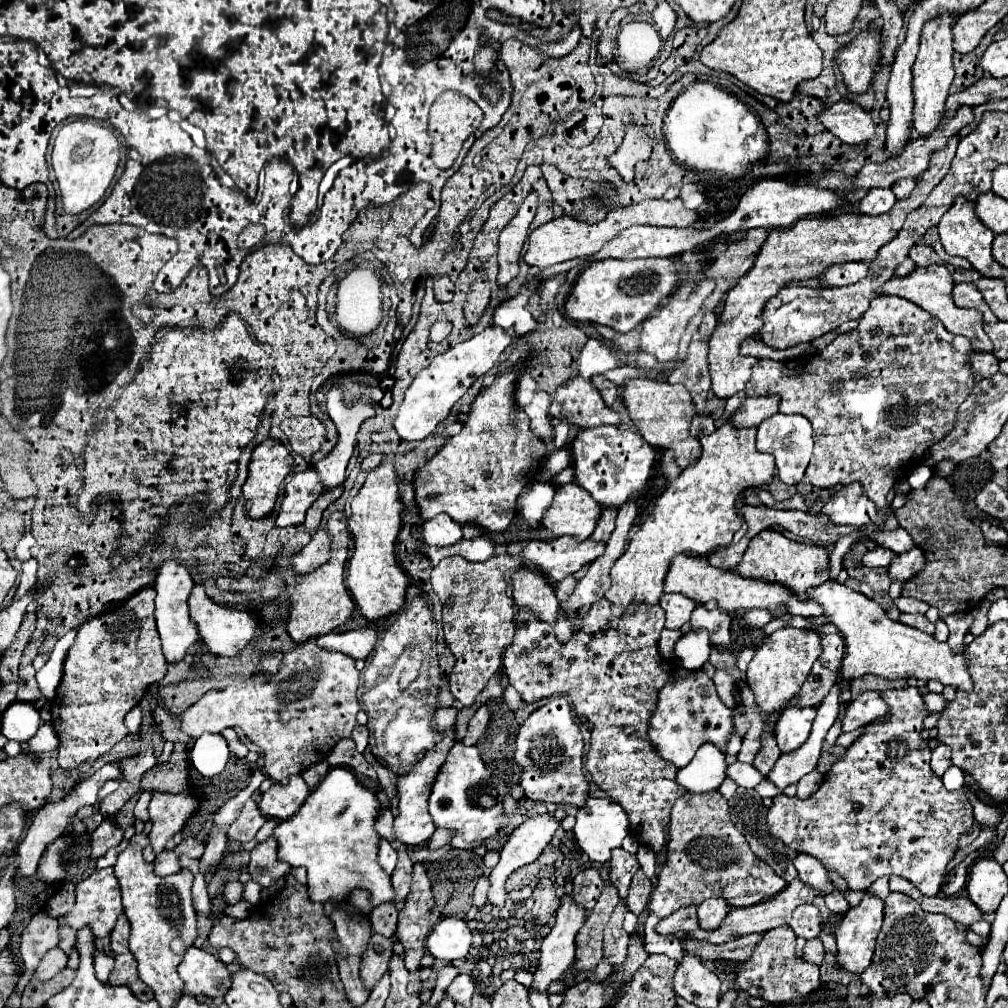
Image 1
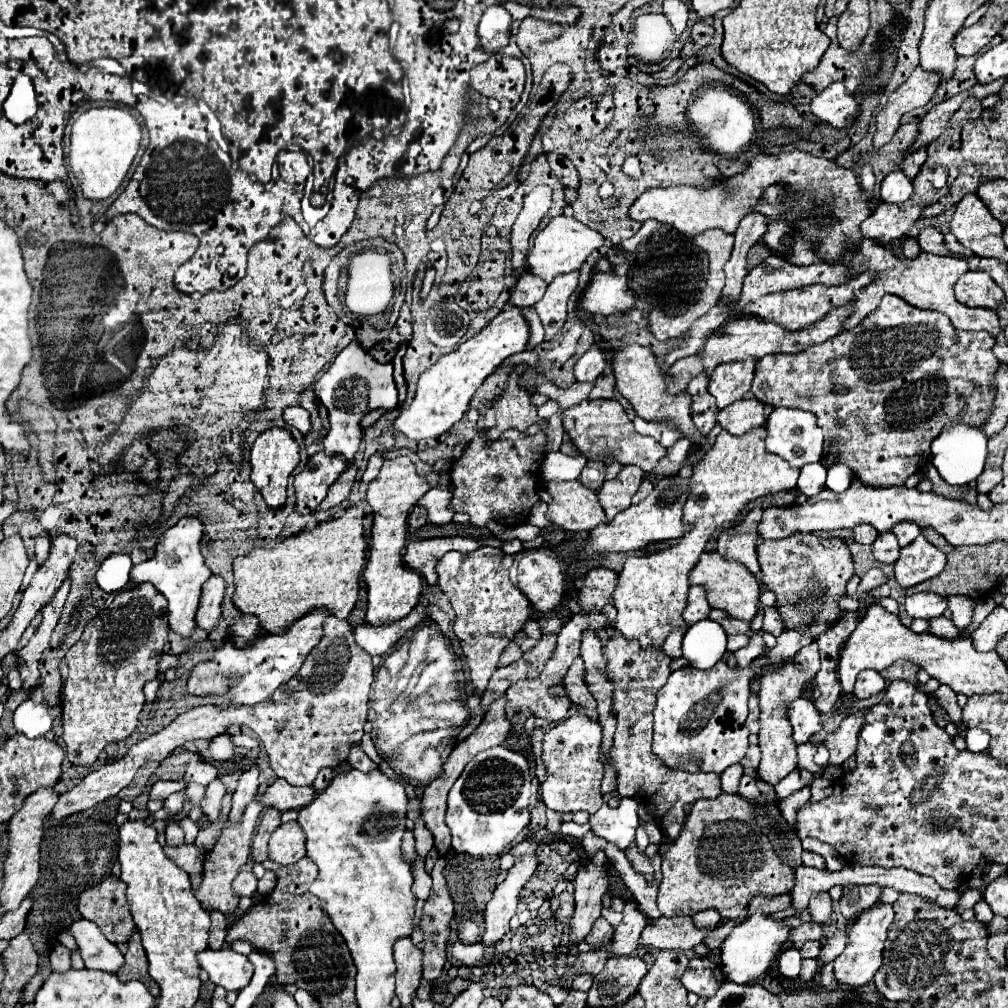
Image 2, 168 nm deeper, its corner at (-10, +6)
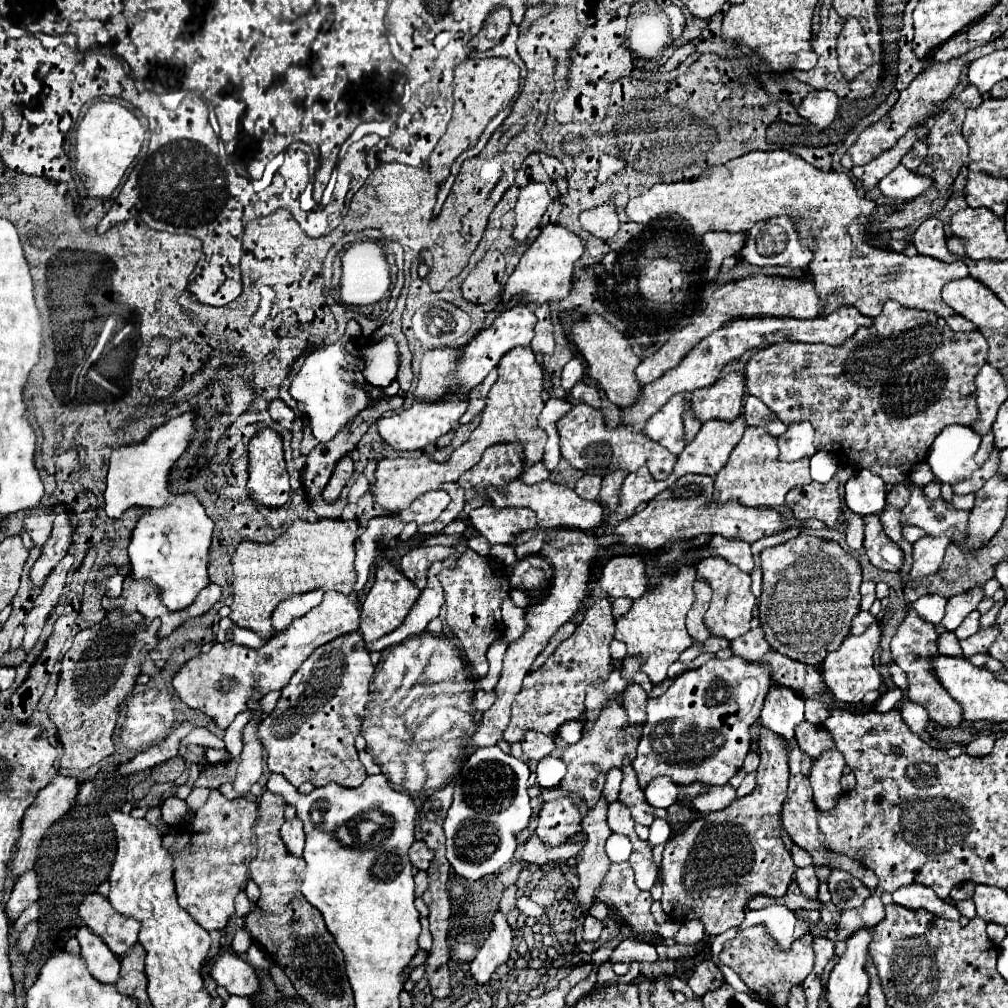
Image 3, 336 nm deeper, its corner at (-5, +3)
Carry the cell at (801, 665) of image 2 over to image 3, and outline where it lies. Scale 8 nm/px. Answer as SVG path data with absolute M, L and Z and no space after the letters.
M761 727L759 757L761 757L761 765L757 769L757 787L751 795L735 799L723 811L709 813L695 819L681 835L669 839L669 845L665 845L665 851L663 851L663 861L661 861L663 911L669 915L671 921L677 921L677 923L699 919L705 927L705 933L711 937L721 935L731 927L739 927L745 917L747 903L755 895L783 897L789 883L793 881L795 863L783 845L781 823L779 823L783 801L787 797L787 779L789 779L785 739Z

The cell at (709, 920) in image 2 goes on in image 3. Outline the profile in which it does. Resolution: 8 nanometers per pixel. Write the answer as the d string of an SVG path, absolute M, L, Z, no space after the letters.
M691 919L691 921L687 921L687 923L681 925L681 929L679 929L677 935L675 935L675 941L677 941L679 945L695 945L695 943L699 943L703 937L705 937L703 925L701 925L697 919Z

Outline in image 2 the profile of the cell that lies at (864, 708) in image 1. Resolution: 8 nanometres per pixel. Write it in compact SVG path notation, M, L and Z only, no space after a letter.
M860 708L854 714L850 714L836 732L832 732L826 740L824 746L830 750L830 760L828 764L842 764L848 756L854 754L856 750L856 742L858 742L858 734L864 726L864 712L868 708Z

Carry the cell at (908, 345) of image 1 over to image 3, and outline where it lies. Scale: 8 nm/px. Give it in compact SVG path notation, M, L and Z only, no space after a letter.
M887 301L881 315L877 319L873 319L873 327L865 329L861 327L851 339L847 339L843 345L839 347L831 347L831 345L809 345L809 343L797 343L797 341L783 341L783 343L775 343L769 345L765 349L759 349L757 353L751 355L751 359L747 361L747 391L749 395L761 399L785 425L791 423L799 423L799 421L809 421L815 429L815 447L821 451L831 451L835 453L835 457L839 459L841 465L847 465L855 471L859 469L869 469L871 473L877 473L885 483L901 483L913 465L923 463L929 447L933 443L933 439L947 427L947 425L969 425L973 423L973 419L977 419L979 411L977 411L977 403L975 403L975 375L979 373L979 369L985 365L985 357L987 357L987 341L983 339L983 335L979 335L979 331L969 331L969 333L955 333L949 329L949 325L937 317L931 311L921 311L921 309L907 309L895 301Z

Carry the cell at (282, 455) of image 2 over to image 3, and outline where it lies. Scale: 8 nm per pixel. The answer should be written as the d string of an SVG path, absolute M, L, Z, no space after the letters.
M259 429L253 439L249 441L249 483L247 483L247 491L249 497L261 505L267 507L281 507L287 503L289 499L289 473L285 467L285 459L283 459L283 443L281 443L281 435L271 429Z

